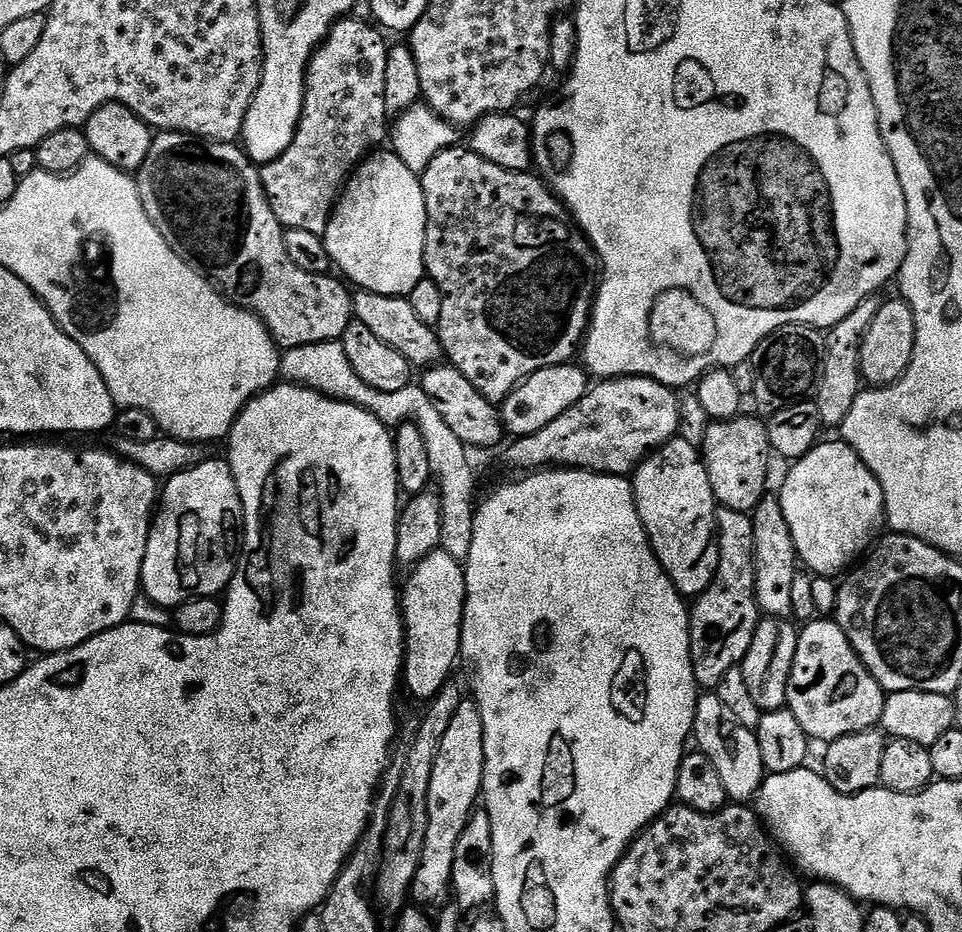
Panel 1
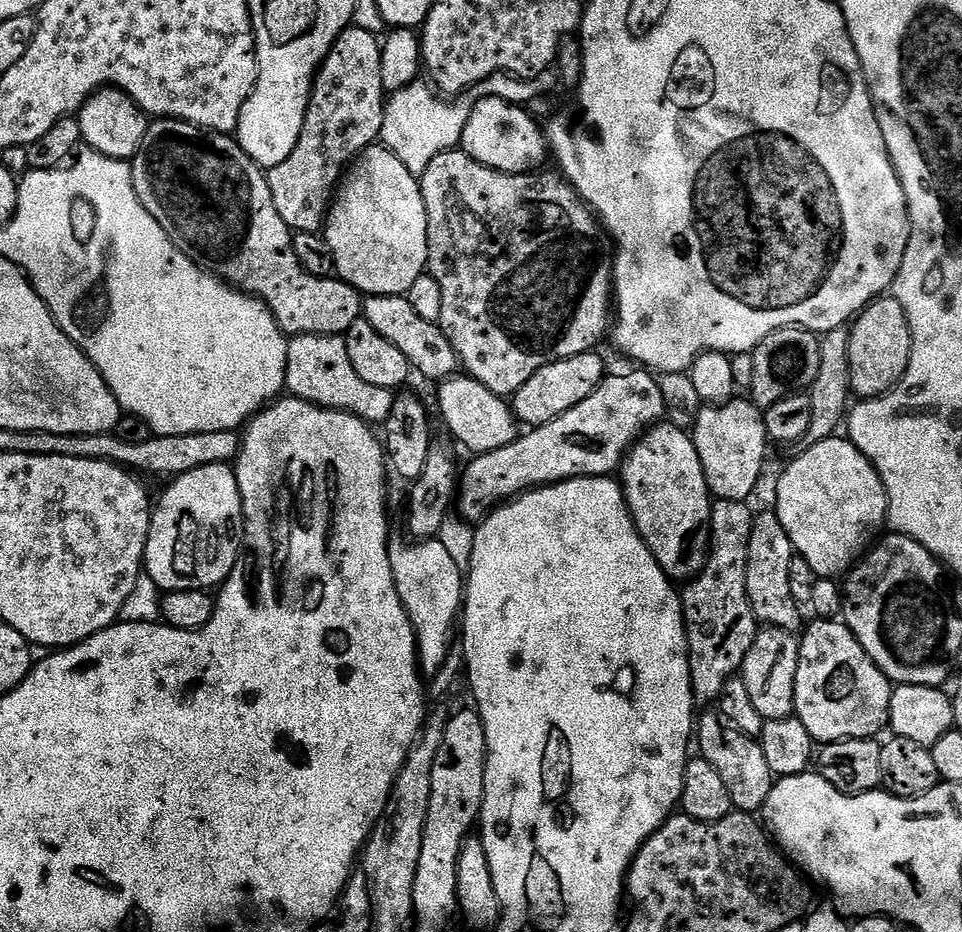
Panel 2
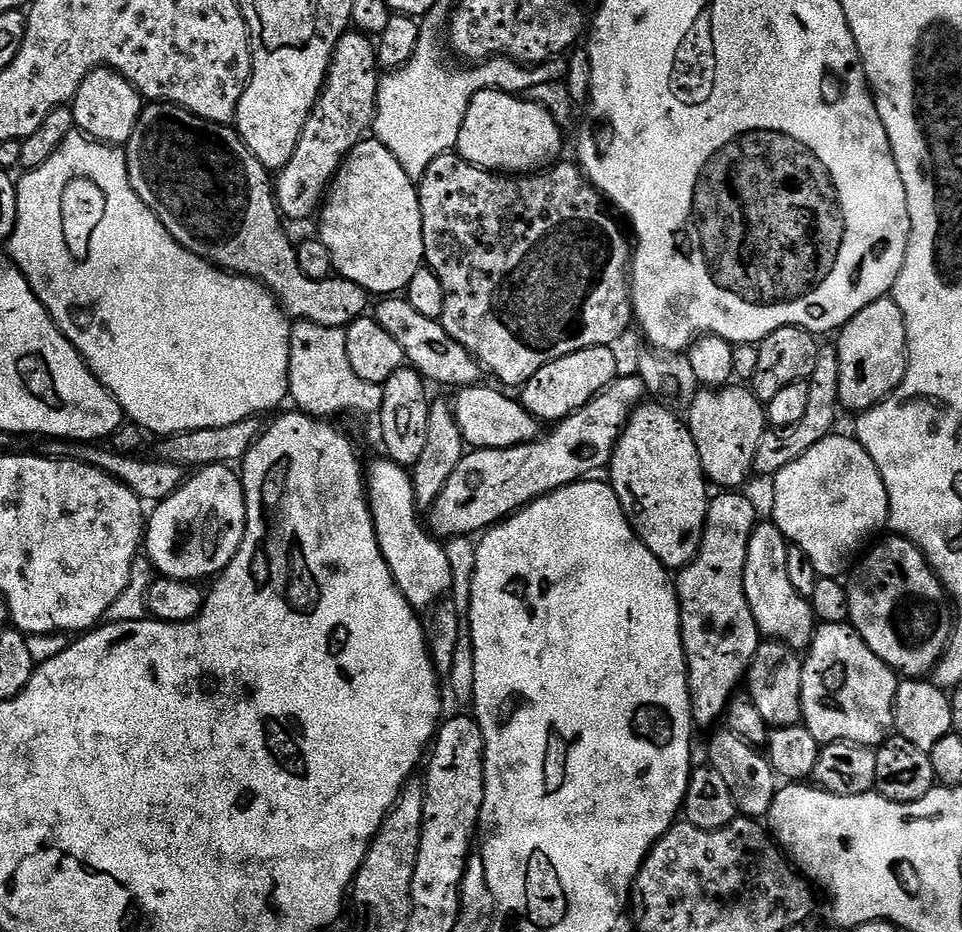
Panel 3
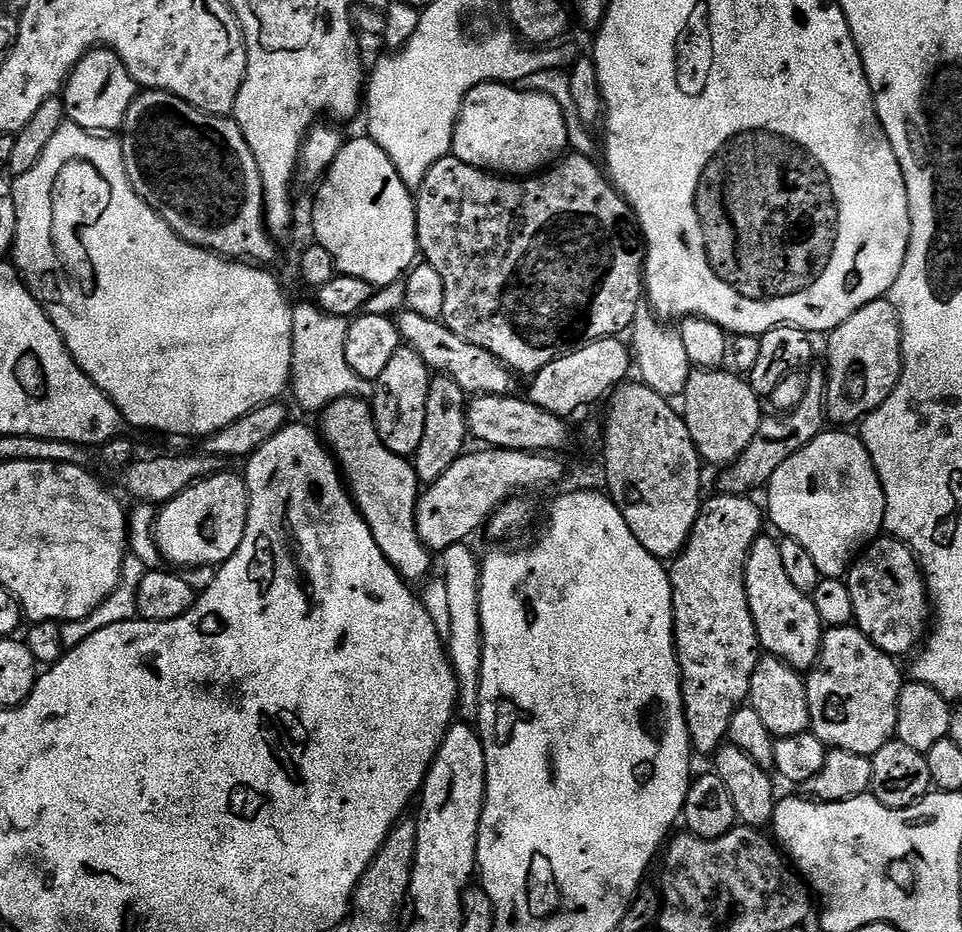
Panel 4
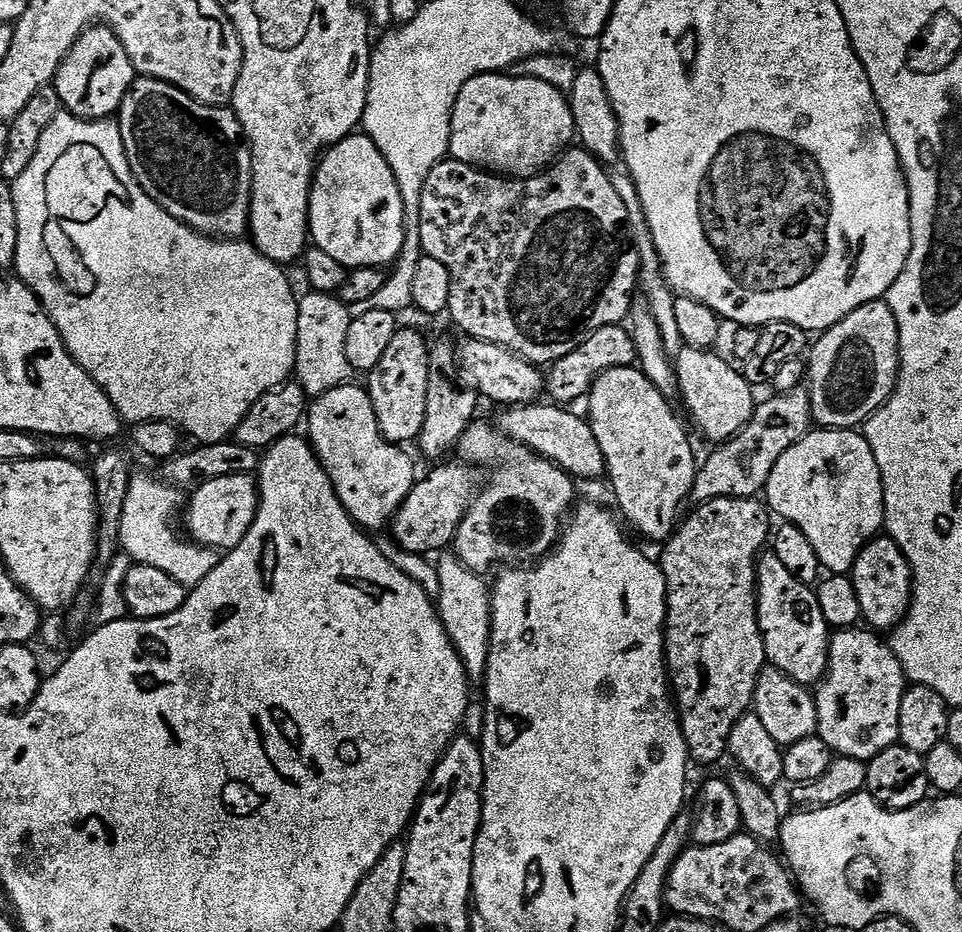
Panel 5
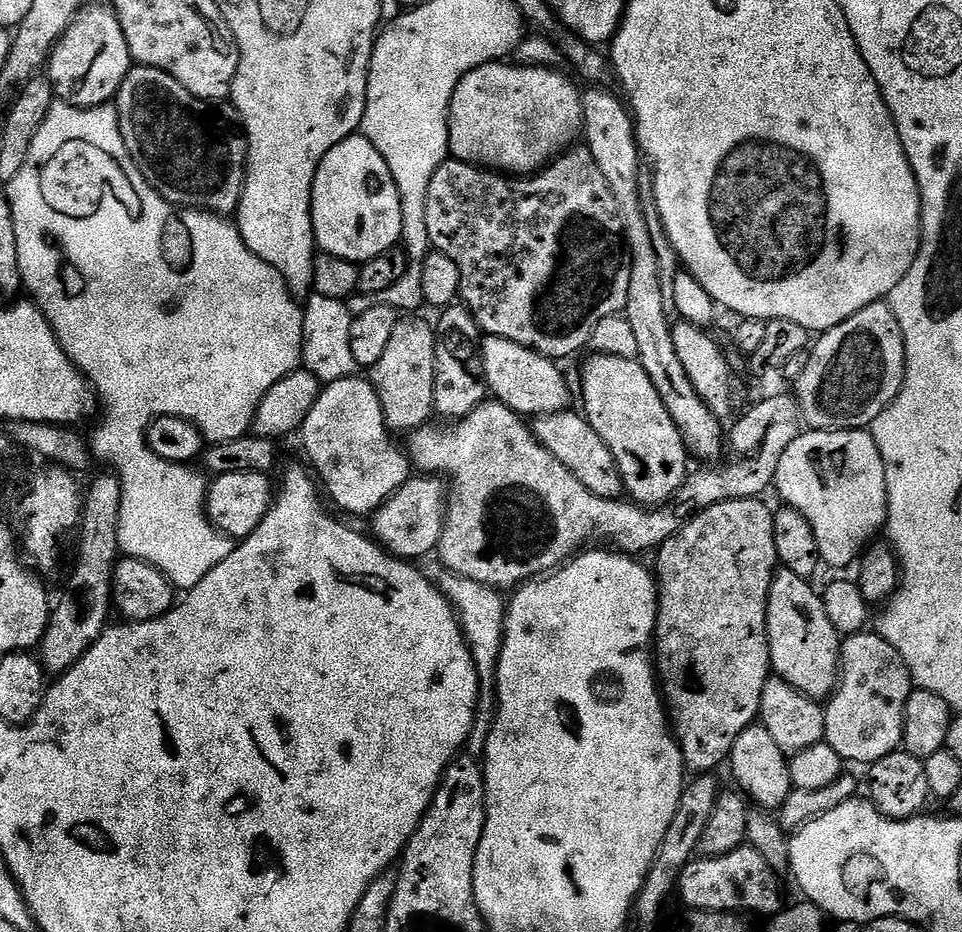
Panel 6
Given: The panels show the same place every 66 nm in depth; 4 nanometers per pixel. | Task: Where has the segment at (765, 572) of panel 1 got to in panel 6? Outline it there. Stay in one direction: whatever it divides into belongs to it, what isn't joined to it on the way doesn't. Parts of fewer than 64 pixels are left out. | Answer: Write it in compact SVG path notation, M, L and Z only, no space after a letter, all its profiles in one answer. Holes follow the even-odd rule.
M783 566L777 567L776 577L772 579L770 586L770 594L768 595L768 645L770 646L770 658L772 659L772 672L779 679L785 680L790 686L794 686L802 694L806 694L811 700L817 702L827 701L828 697L836 691L836 685L840 683L840 646L842 637L839 632L834 630L834 622L830 622L830 618L826 615L826 606L824 605L824 597L819 591L812 589L813 585L807 580L803 580L798 574L794 574L789 568Z

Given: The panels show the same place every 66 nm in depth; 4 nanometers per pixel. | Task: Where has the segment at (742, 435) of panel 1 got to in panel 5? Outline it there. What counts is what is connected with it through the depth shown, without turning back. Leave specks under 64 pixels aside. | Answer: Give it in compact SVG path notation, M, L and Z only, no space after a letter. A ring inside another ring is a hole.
M689 346L681 347L675 369L679 399L684 399L701 434L713 440L716 446L724 446L735 440L751 422L758 403L747 375L737 365L725 362L715 351Z

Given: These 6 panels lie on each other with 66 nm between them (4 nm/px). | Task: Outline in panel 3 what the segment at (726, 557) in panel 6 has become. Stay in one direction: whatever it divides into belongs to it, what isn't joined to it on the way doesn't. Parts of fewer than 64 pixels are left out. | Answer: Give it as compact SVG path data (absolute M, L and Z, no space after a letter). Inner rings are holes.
M724 490L713 495L708 502L708 513L704 523L702 542L696 557L679 569L675 577L676 597L680 600L680 633L684 643L684 657L688 663L688 689L692 699L692 722L697 729L711 729L716 719L728 710L736 688L745 683L748 668L762 642L754 614L750 614L750 602L744 593L744 567L746 550L750 546L752 531L756 529L756 508L740 490Z

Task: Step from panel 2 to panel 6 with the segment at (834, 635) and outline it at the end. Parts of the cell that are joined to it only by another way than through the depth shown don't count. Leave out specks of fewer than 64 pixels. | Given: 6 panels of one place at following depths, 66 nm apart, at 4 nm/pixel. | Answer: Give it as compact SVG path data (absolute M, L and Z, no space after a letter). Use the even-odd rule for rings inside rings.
M872 630L843 637L840 663L840 683L824 708L824 739L845 762L871 766L904 743L906 702L914 691L912 675L902 654Z

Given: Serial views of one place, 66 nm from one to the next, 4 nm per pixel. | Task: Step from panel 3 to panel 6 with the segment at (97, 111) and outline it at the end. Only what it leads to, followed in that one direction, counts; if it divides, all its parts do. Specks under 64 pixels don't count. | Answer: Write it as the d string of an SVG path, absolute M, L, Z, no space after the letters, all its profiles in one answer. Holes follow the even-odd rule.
M88 2L53 48L46 65L46 75L63 103L72 104L75 108L102 108L115 101L132 67L134 61L115 8L108 2Z

